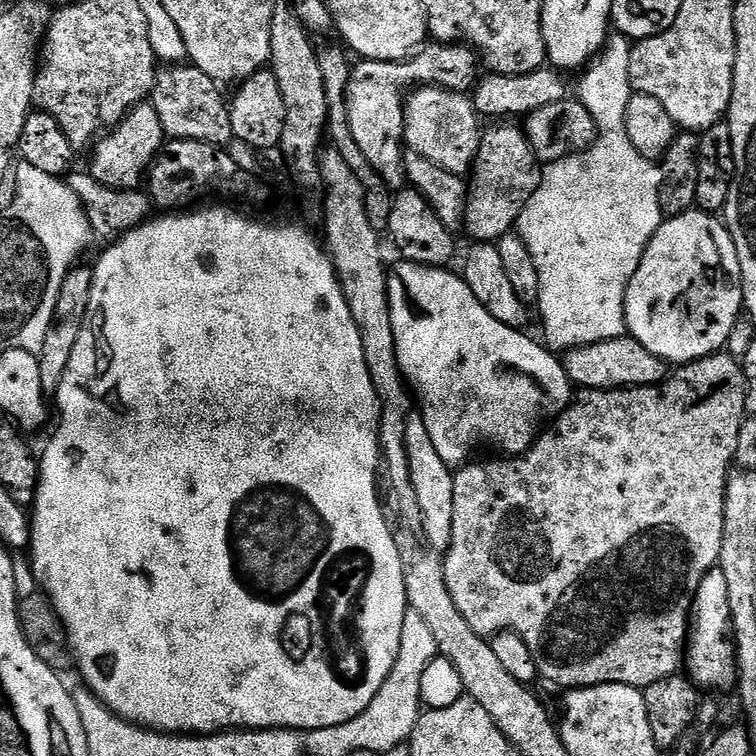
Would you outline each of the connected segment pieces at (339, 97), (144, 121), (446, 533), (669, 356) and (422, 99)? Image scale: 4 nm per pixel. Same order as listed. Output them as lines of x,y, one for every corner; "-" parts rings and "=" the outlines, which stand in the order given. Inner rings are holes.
321,47
318,52
322,82
324,83
326,102
328,103
328,126
326,132
330,137
331,147
336,148
338,154
342,154
342,159
345,160
346,166
350,166
350,170
354,170
354,174
360,180
360,183
364,185
364,205
368,211
370,226
374,226
376,232
384,234
388,231
388,214
392,205
392,196
390,195
390,189
380,181
380,176
370,166
366,154
362,154
362,150
358,150
358,142
354,142
354,136
350,134
350,124
346,122
344,98
348,79
352,73
352,64
350,59
348,60
349,53
343,47
340,48
323,49
=
150,102
135,104
106,135
96,143
88,171
104,186
120,191
137,189
157,153
163,148
166,137
158,121
157,111
=
409,423
404,429
408,477
418,500
418,510
420,511
419,523
422,525
423,539
433,553
443,554
447,552
448,543
452,537
453,473
450,471
448,465
442,462
442,458
438,458
438,452
434,450
434,444
430,442
423,423
415,423
=
703,210
669,216
650,238
638,268
624,292
624,327
651,356
672,366
690,364
725,347
736,320
742,316
742,293
735,271
724,273
724,260
716,240
728,240
728,229
715,215
=
420,86
403,101
403,106
405,145
411,151
422,154
422,158
430,158
434,166
440,166
454,176
467,177
476,160
476,151
480,148
482,124
471,99
456,90

